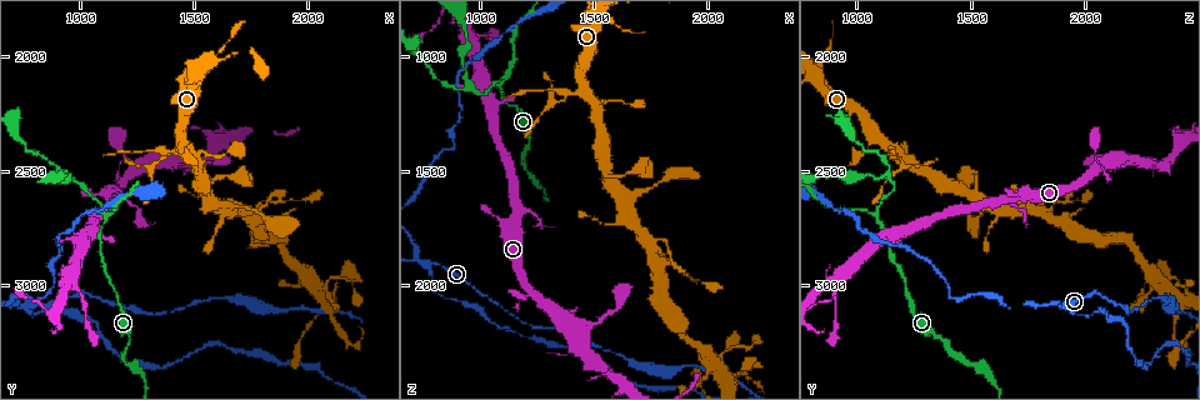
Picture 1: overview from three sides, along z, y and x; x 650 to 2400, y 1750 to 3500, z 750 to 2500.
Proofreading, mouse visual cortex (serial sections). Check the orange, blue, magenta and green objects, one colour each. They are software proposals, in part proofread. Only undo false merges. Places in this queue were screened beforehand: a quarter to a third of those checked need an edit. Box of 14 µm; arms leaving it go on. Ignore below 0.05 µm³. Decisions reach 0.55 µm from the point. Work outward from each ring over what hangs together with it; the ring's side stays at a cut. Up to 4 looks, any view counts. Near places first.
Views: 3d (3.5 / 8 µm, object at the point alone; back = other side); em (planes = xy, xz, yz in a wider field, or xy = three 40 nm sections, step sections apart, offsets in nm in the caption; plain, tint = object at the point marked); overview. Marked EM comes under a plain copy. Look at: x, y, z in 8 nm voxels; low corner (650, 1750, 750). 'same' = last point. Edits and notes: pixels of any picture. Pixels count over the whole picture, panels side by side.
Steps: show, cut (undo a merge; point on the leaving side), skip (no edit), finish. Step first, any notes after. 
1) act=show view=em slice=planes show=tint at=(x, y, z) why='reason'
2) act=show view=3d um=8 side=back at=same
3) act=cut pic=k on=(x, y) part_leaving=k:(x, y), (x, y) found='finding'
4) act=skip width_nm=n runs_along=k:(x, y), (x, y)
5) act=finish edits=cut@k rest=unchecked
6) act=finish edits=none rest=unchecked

act=show view=3d um=3.5 at=(1340, 2450, 1180) why='abrupt turn'

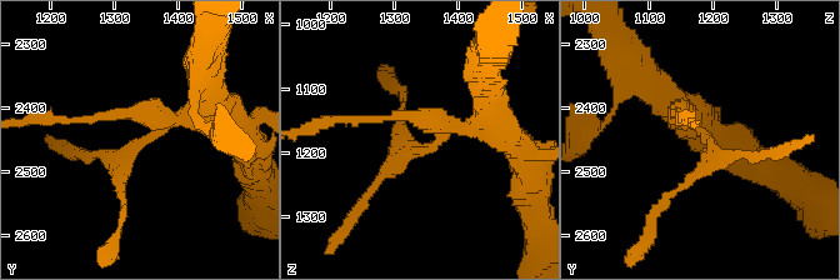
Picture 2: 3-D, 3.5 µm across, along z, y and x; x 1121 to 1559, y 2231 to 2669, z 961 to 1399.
act=show view=em slice=xy step=2 show=tint at=(1345, 2445, 1195) why='need the tissue'

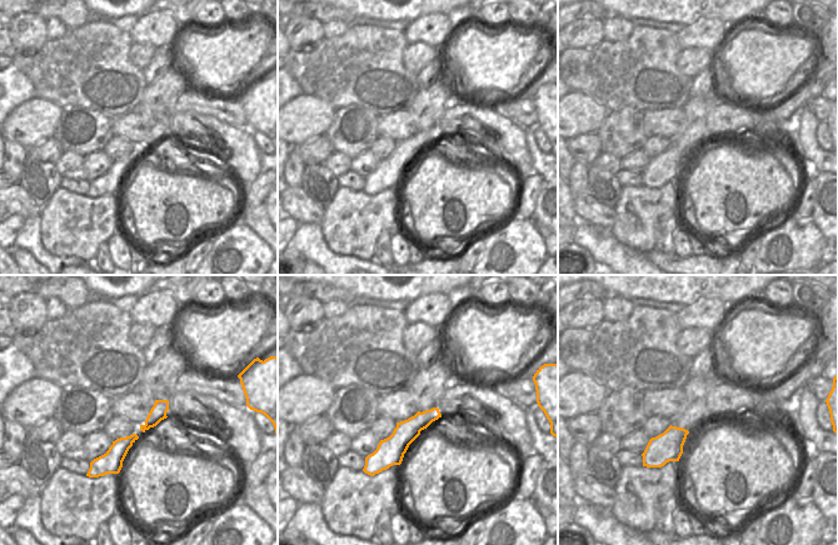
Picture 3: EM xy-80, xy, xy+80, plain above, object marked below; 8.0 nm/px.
act=skip width_nm=180 runs_along=3:(435, 411), (379, 468) found='continuous, no second cell'

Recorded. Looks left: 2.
act=show view=em slice=planes show=tint at=(1110, 2700, 1090) why='branch point'

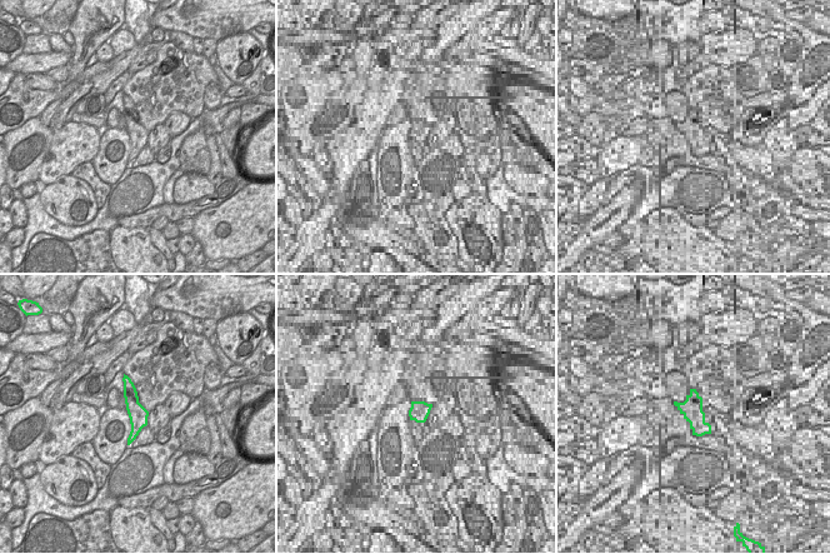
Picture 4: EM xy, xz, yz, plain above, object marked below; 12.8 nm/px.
act=show view=3d um=3.5 at=same why='wider look'

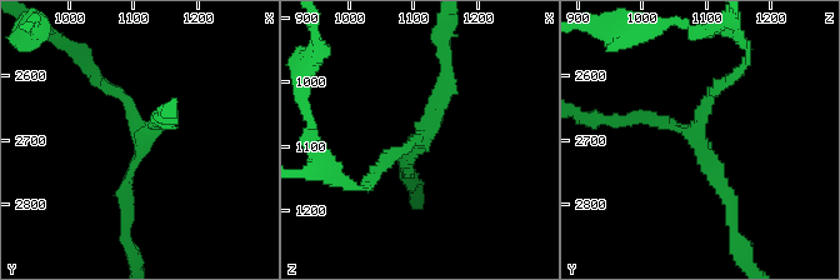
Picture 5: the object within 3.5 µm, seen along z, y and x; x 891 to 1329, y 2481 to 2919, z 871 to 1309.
act=skip arm_widths_nm=150,150,200 runs_along=4:(126, 380), (135, 409), (133, 435) found='all the same cell'

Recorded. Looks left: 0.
act=finish edits=none rest=unchecked

